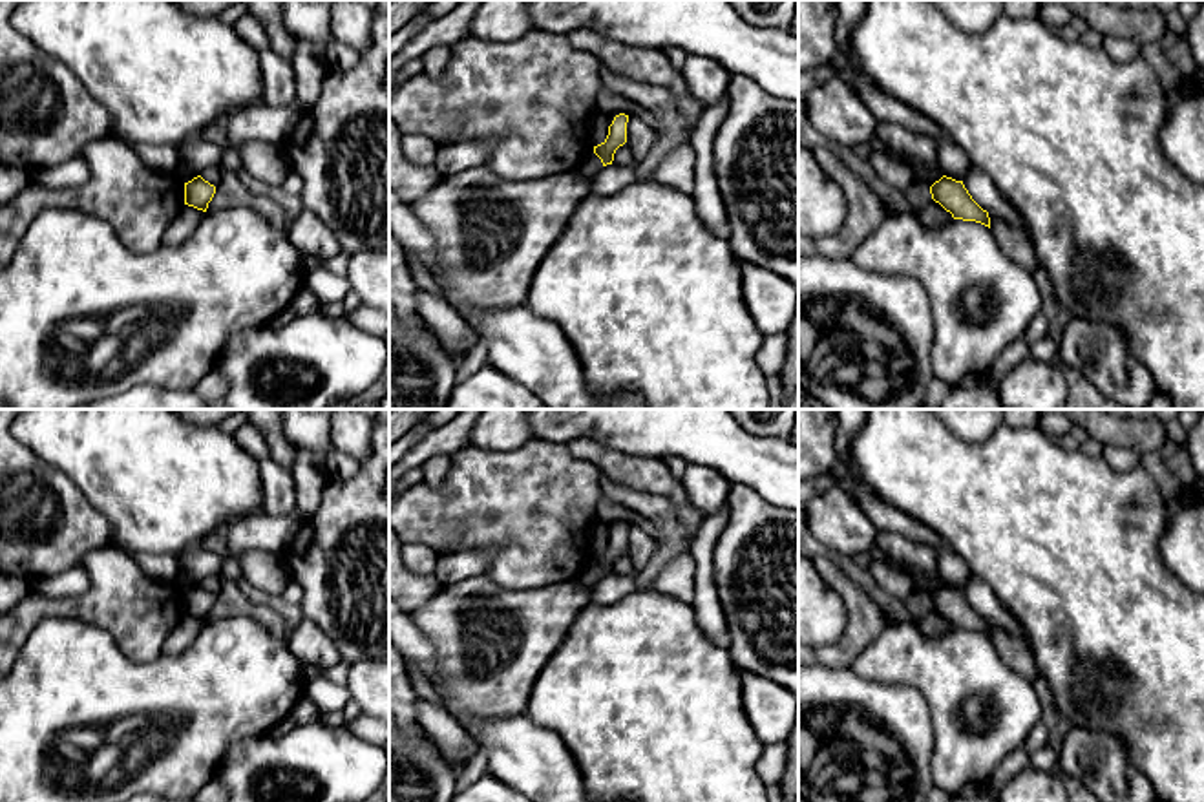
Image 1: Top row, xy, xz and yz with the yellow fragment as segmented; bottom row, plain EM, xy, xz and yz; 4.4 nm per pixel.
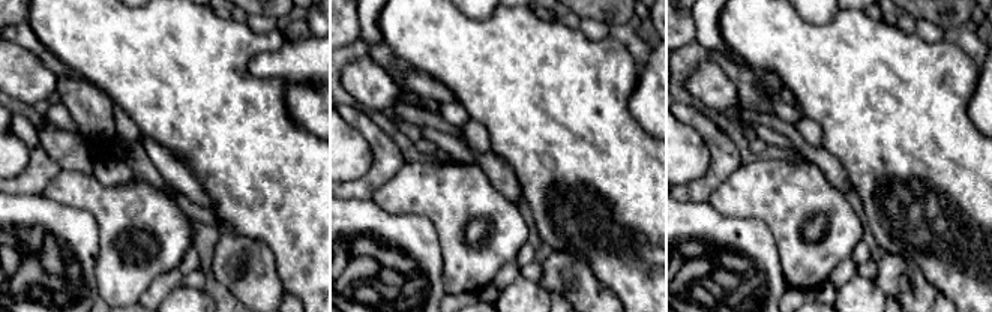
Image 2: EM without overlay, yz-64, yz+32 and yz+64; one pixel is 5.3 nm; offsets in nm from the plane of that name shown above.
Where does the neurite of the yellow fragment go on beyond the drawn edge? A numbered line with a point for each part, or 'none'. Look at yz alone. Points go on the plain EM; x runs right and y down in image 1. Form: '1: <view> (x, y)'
none

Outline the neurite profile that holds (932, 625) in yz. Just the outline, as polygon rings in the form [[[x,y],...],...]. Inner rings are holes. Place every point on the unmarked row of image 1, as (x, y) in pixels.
[[[930,608],[923,617],[915,619],[917,627],[926,638],[941,638],[948,634],[954,627],[950,621],[946,621],[939,612]]]

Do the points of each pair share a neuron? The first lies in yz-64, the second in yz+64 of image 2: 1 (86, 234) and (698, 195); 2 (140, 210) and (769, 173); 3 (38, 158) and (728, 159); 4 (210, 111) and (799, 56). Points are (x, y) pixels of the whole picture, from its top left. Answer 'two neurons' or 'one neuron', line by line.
1: two neurons
2: one neuron
3: one neuron
4: one neuron

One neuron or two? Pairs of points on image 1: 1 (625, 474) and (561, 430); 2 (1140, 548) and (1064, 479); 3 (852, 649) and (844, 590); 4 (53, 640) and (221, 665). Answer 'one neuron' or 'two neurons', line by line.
1: two neurons
2: one neuron
3: one neuron
4: one neuron

